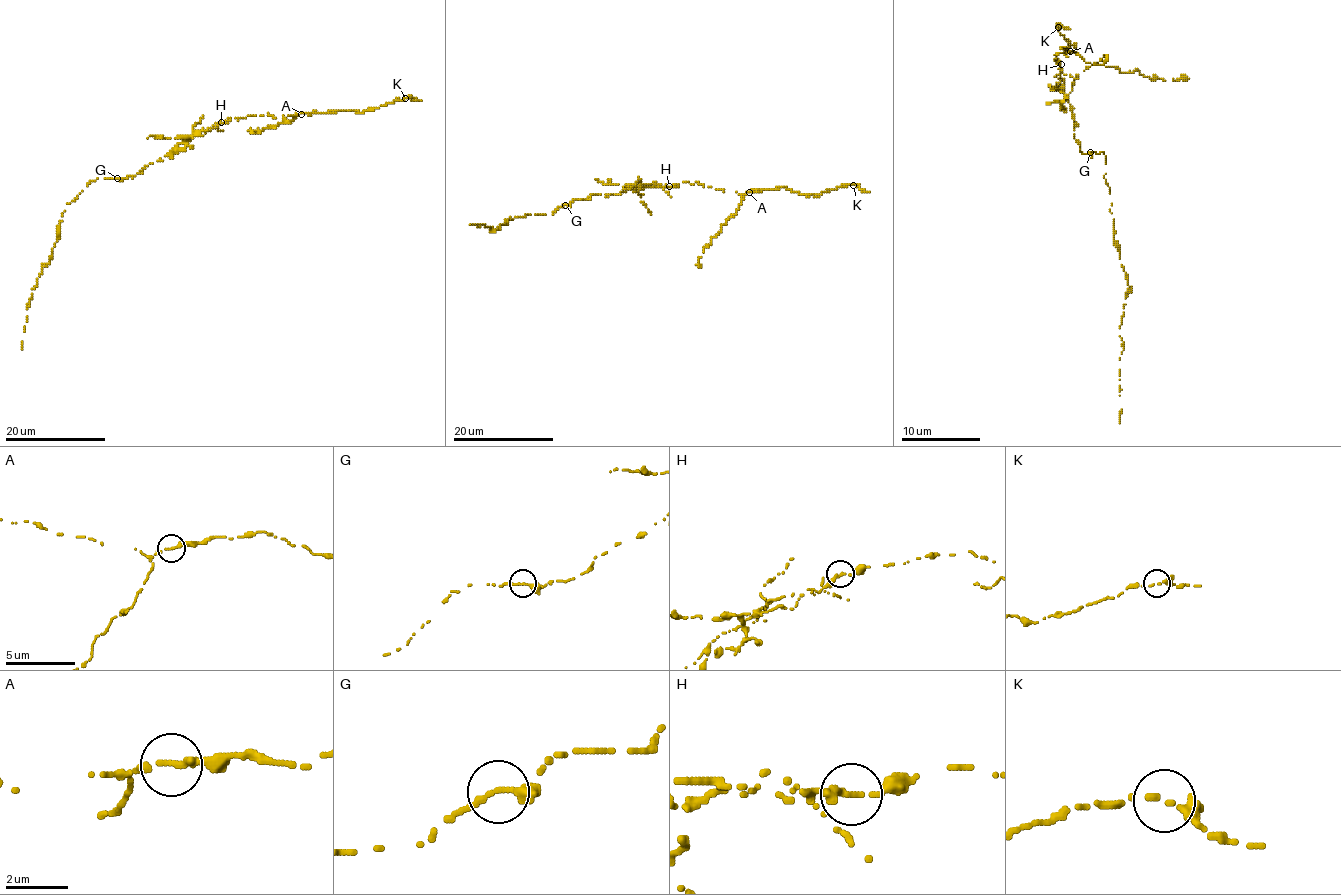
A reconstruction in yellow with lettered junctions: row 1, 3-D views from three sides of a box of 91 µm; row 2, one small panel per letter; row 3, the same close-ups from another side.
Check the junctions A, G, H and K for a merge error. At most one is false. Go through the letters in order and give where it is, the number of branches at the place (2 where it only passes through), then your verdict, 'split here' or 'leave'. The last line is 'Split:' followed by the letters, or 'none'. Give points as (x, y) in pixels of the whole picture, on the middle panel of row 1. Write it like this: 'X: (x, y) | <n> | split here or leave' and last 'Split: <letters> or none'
A: (749, 192) | 2 | leave
G: (565, 205) | 2 | leave
H: (669, 186) | 2 | split here
K: (853, 185) | 2 | leave
Split: H

